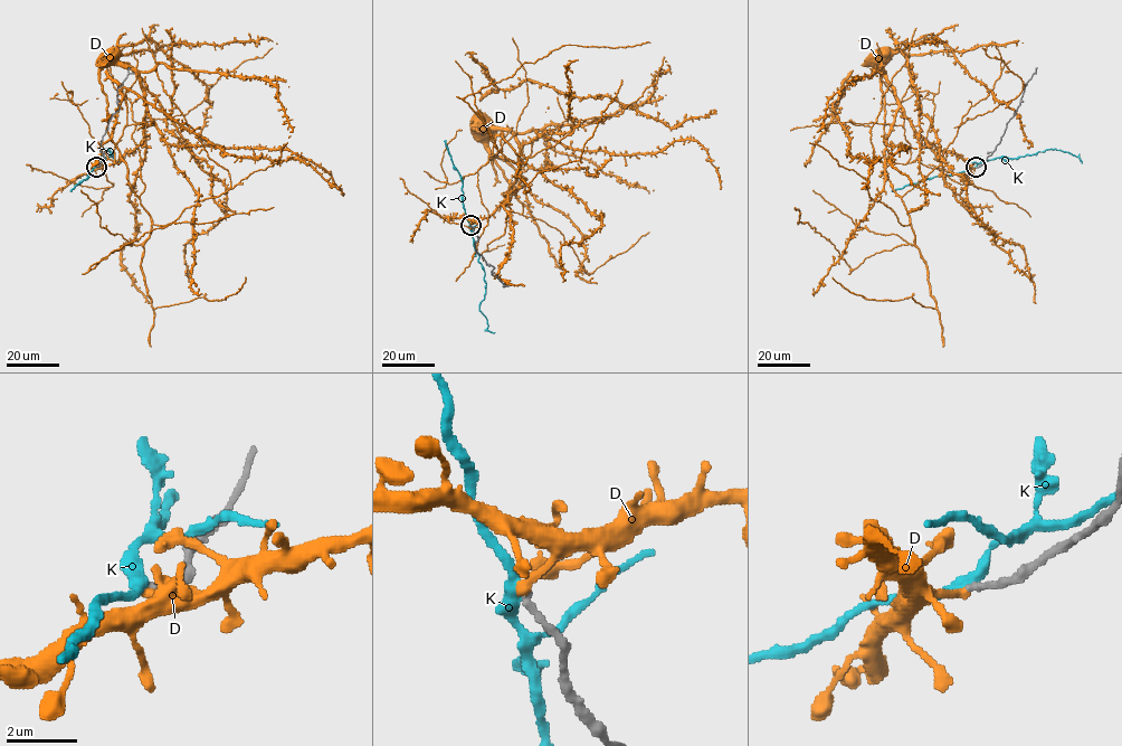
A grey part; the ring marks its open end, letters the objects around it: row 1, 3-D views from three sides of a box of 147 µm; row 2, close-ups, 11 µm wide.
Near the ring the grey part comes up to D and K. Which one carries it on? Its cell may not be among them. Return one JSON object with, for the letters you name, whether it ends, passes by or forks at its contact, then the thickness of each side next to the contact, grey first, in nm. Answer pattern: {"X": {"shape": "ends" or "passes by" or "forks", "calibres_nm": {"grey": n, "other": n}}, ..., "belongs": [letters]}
{"belongs": []}

